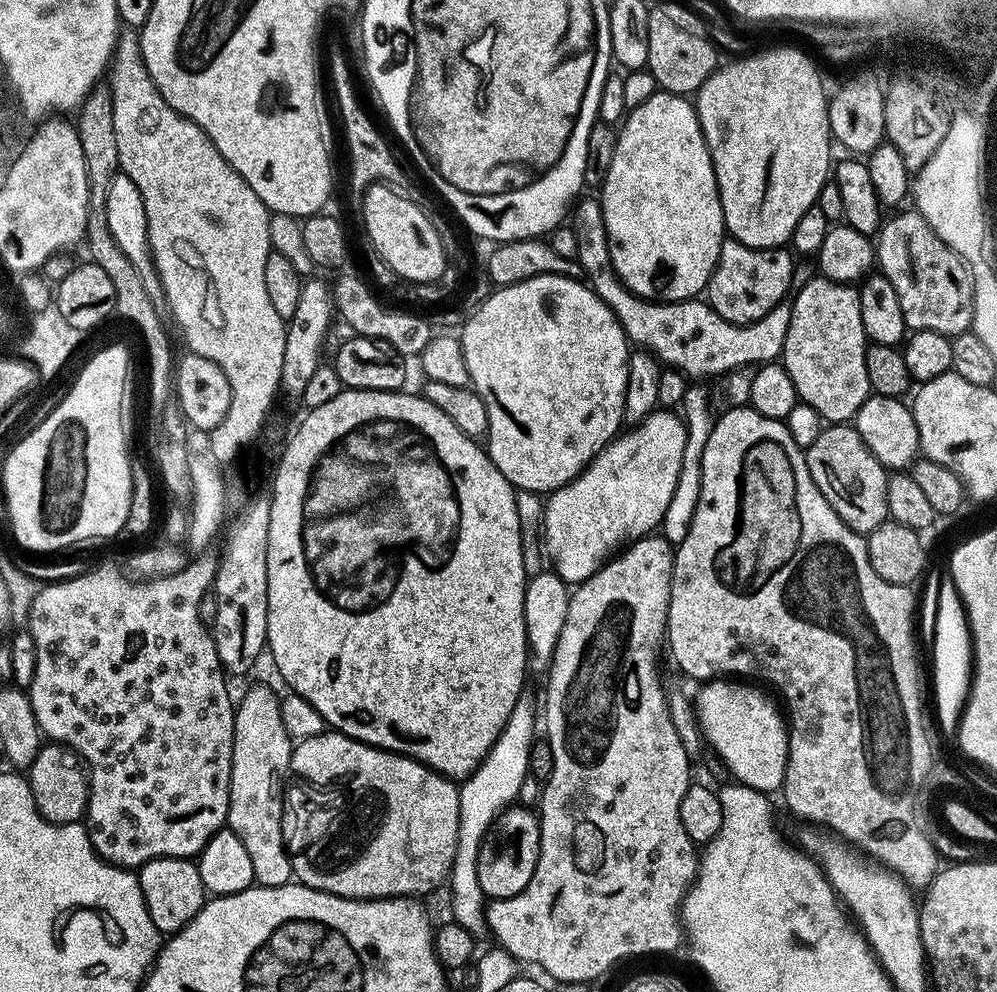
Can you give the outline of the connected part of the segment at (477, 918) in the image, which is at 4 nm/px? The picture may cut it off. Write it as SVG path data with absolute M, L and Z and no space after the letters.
M517 706L512 712L492 749L484 755L475 772L459 785L458 846L447 883L452 884L451 919L462 925L473 938L489 935L486 897L484 891L478 886L476 855L484 835L488 832L488 827L505 808L515 801L512 799L519 794L520 787L524 784L524 776L526 780L529 775L528 750L533 743L534 735L532 736L532 718L523 708Z

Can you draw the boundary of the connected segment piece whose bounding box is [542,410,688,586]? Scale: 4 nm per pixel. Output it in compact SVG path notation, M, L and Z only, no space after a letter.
M675 411L651 412L641 424L621 431L572 483L547 497L542 513L542 548L565 584L581 584L608 563L617 550L663 525L666 506L670 506L678 474L682 474L687 433Z

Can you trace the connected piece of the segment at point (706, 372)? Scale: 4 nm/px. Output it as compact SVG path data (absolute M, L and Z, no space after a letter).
M599 199L575 201L570 212L570 227L578 238L576 260L584 271L583 279L618 318L622 330L637 349L656 357L661 365L676 369L684 376L713 376L719 378L735 367L752 364L771 364L784 351L786 330L790 330L791 299L786 298L770 314L762 314L753 324L731 324L722 318L703 299L644 300L624 287L610 262L610 242L602 218Z

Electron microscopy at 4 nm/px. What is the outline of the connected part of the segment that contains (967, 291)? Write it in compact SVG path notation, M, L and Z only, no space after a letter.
M915 210L897 211L883 221L874 240L879 275L890 278L898 293L905 329L912 332L934 330L949 338L969 331L974 310L972 273L967 264Z

